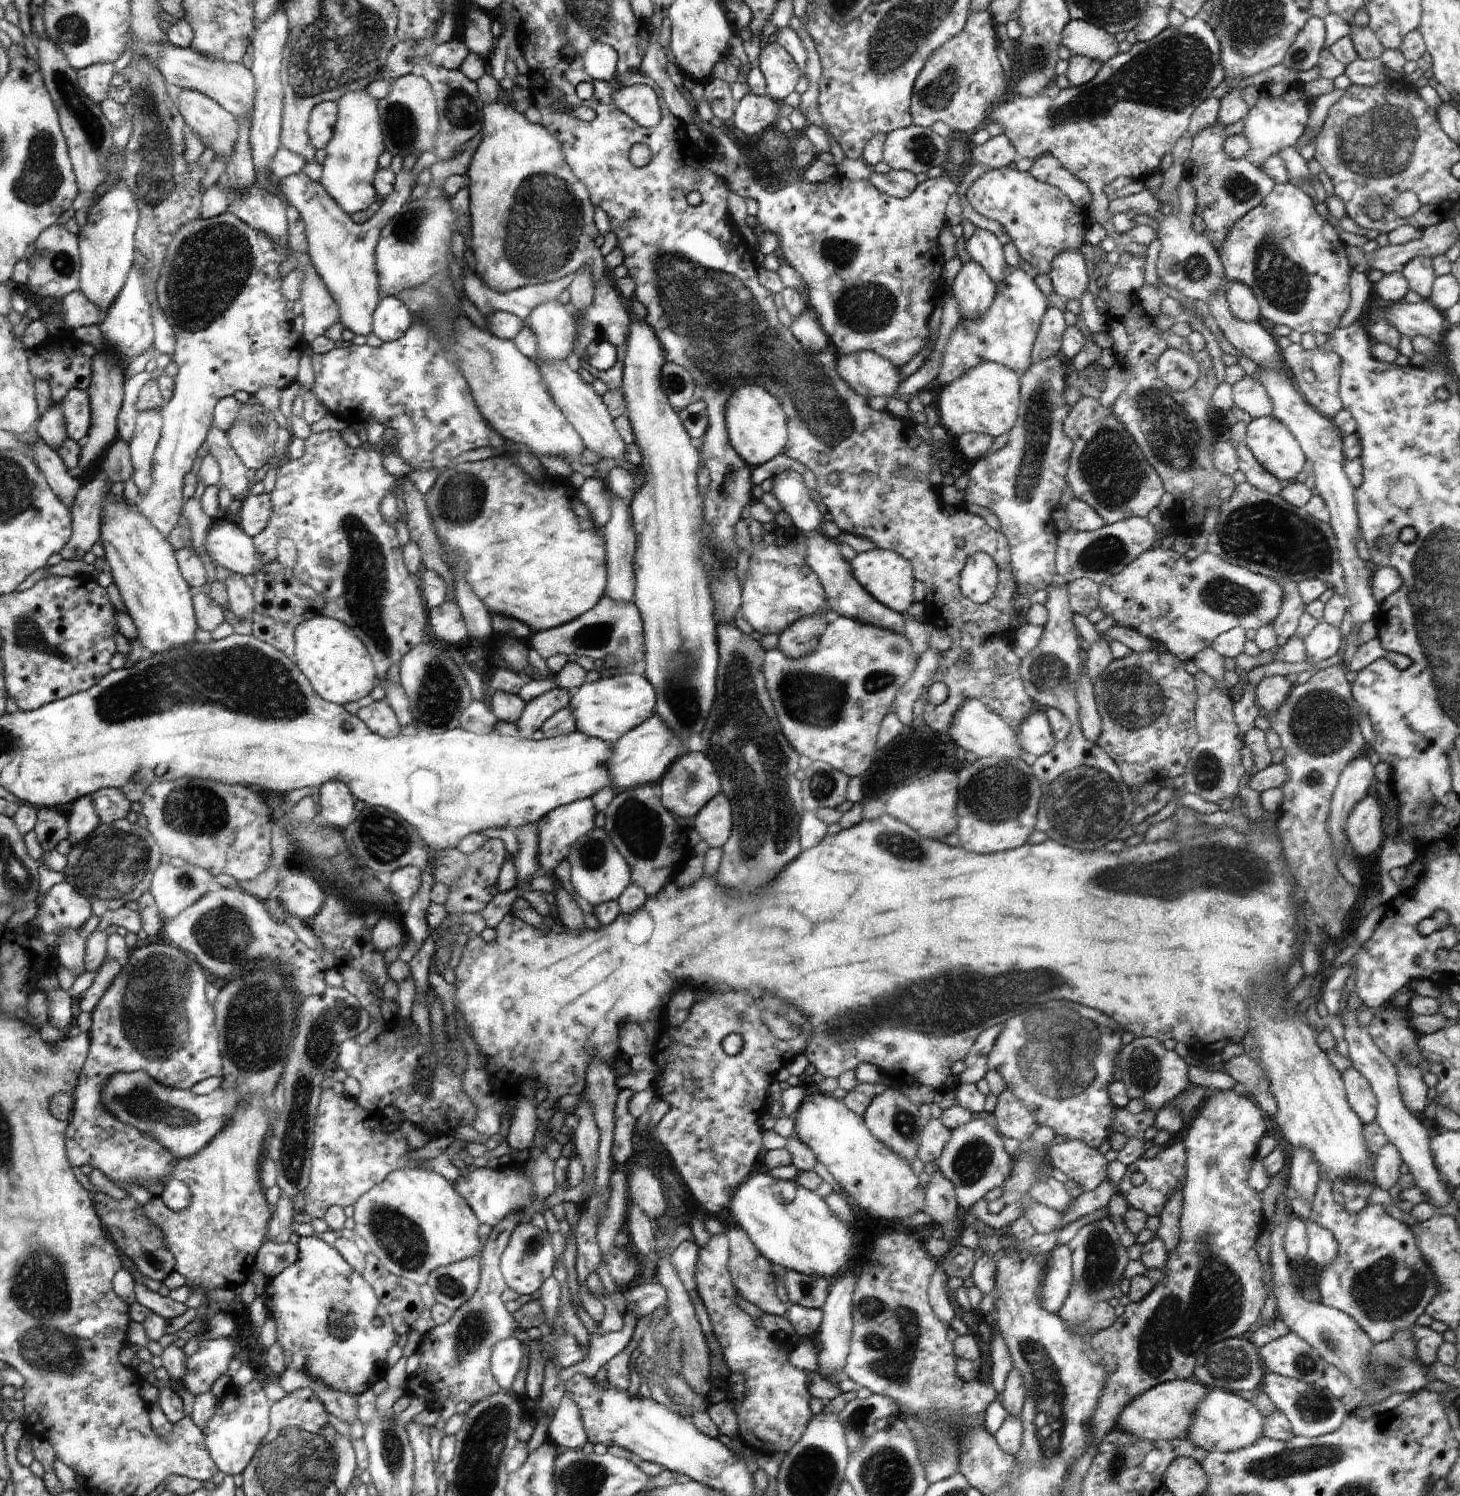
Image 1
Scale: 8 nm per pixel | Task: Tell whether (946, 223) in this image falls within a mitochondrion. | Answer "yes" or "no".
no

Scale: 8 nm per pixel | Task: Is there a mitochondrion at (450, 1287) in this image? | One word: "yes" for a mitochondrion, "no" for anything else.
yes

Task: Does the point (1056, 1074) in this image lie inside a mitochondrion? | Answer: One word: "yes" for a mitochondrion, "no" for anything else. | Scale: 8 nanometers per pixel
yes

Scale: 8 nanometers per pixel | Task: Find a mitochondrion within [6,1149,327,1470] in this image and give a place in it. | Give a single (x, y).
(47, 1345)

